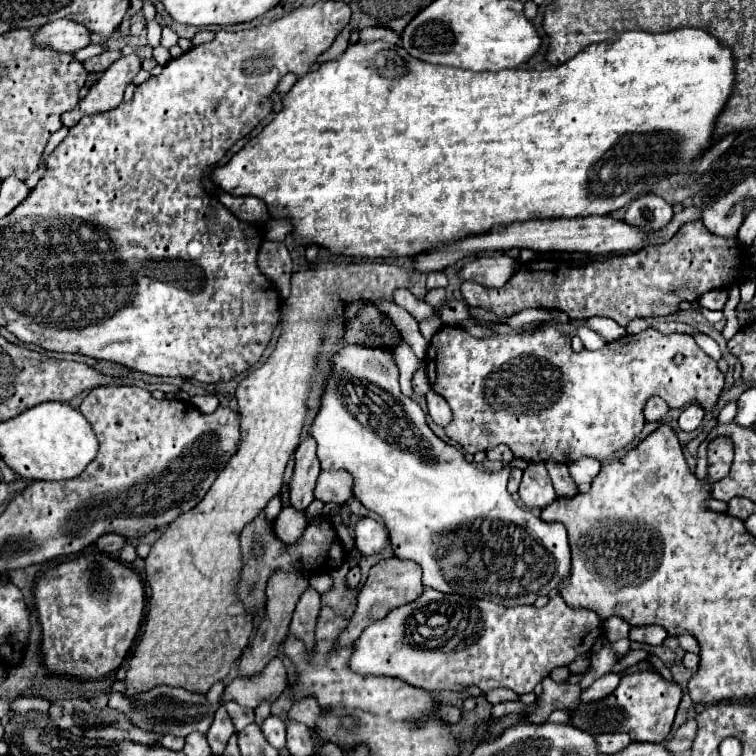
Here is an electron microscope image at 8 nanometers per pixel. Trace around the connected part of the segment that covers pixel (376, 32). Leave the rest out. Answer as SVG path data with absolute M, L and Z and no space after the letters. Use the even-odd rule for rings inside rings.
M372 27L372 29L362 29L360 31L360 43L374 43L374 41L390 41L390 43L398 43L398 35L394 31L382 29L382 27Z

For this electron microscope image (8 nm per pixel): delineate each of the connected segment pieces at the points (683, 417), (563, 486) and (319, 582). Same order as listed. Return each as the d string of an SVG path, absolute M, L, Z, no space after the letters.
M690 405L680 413L680 429L686 433L692 433L704 419L704 409L698 405Z
M546 463L546 469L550 473L550 479L554 483L554 489L560 495L576 495L578 489L576 489L576 483L570 479L570 473L568 473L568 465L564 463Z
M316 575L316 577L310 577L310 587L314 587L320 595L332 591L332 577L330 575Z

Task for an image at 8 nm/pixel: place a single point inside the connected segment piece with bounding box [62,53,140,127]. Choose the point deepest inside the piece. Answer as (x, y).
(108, 92)

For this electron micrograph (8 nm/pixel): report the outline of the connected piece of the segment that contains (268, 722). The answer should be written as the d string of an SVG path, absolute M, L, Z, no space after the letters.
M268 715L262 723L262 733L264 733L266 741L276 749L286 745L286 723L280 717Z

